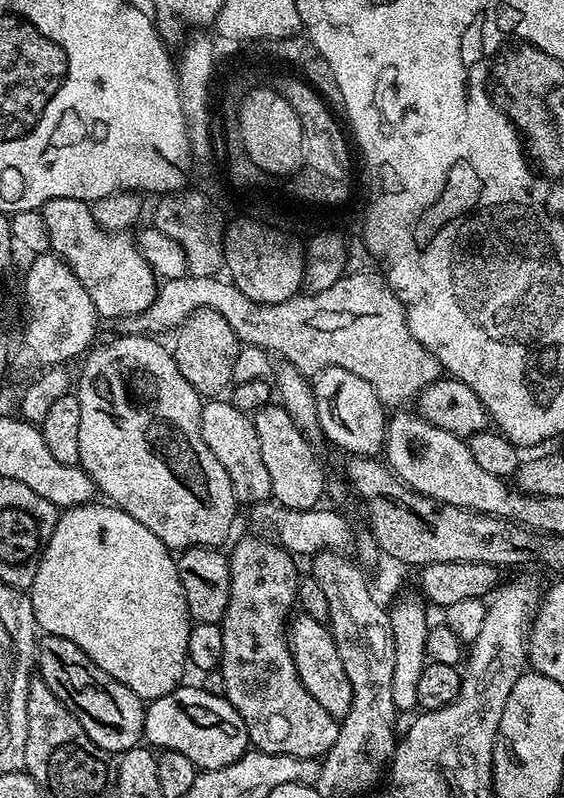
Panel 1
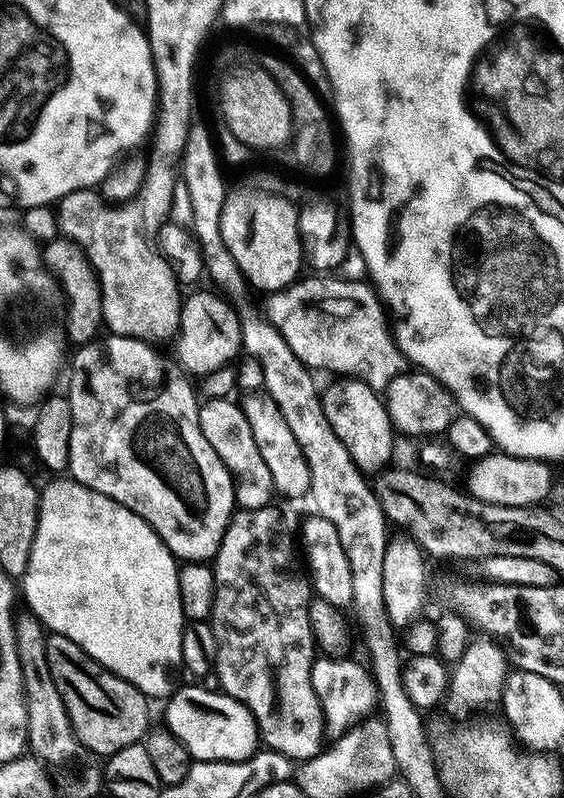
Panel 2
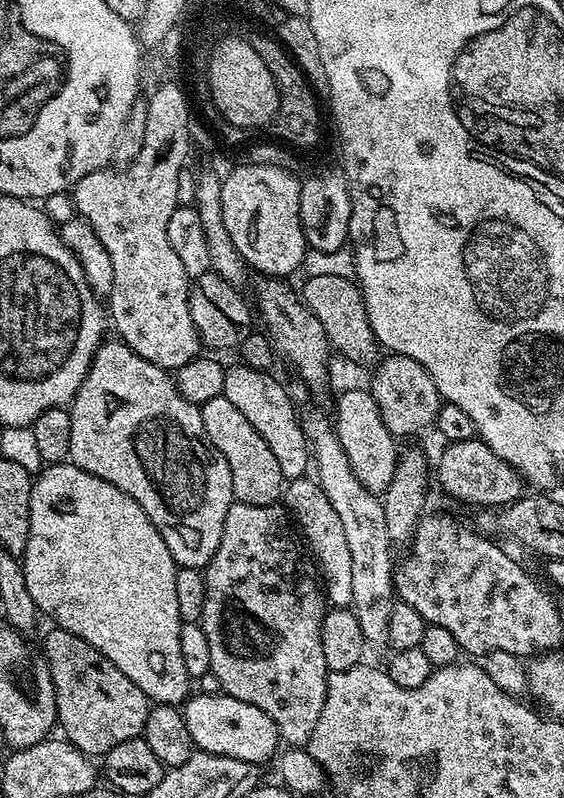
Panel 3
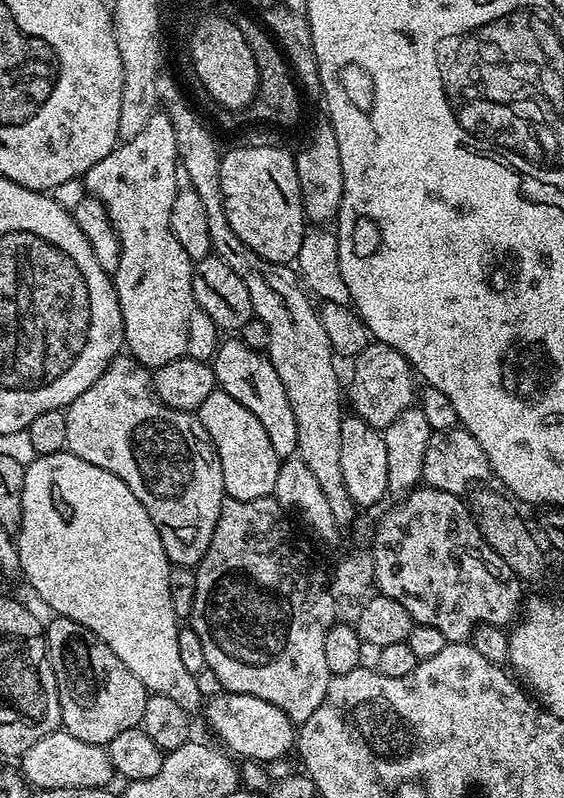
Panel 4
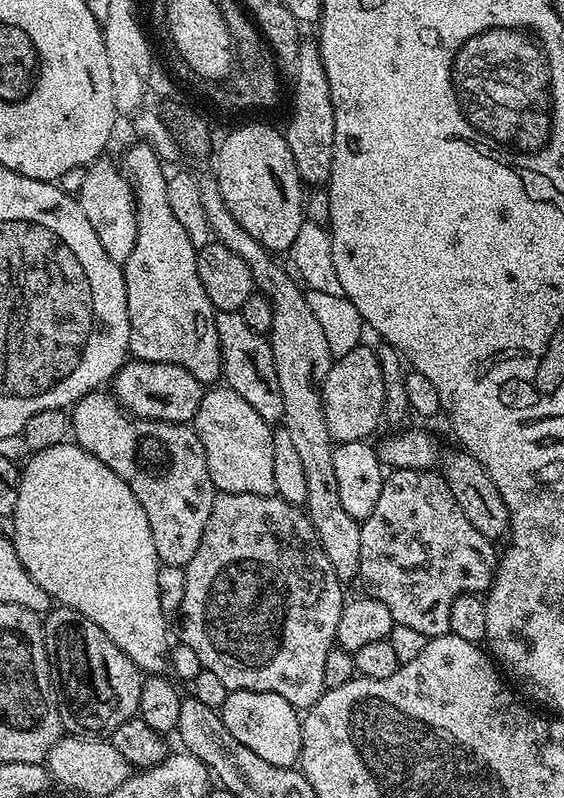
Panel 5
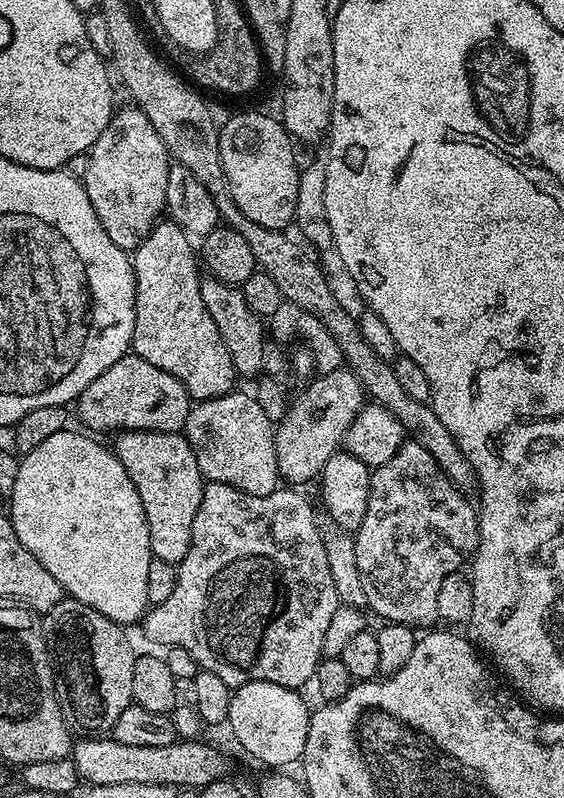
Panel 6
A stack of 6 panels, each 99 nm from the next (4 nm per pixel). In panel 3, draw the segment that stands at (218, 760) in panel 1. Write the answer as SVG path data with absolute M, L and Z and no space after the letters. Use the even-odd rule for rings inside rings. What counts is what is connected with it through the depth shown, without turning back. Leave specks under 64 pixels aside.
M196 694L183 705L182 711L186 718L186 726L192 735L193 745L199 751L213 752L219 756L229 756L258 765L263 765L264 760L270 759L272 755L273 759L277 755L276 723L265 712L258 710L258 706L250 706L250 702L242 702L227 694Z

